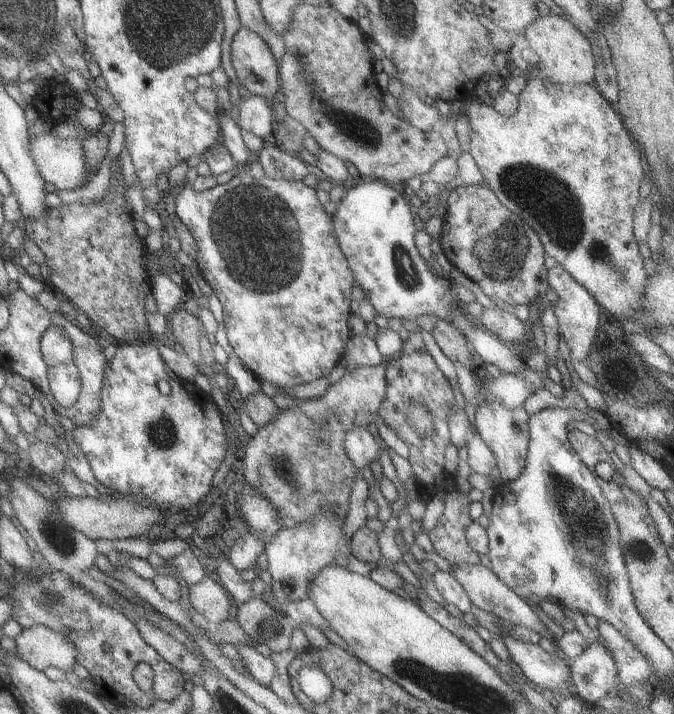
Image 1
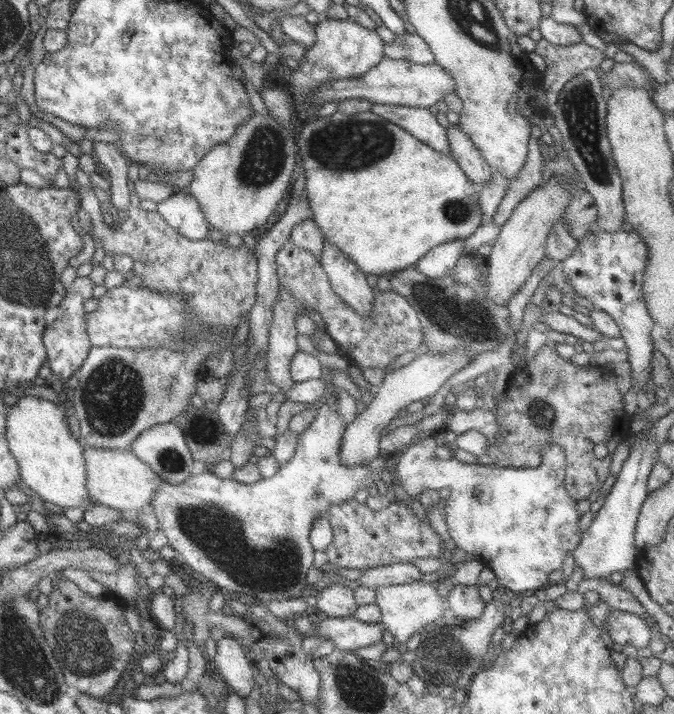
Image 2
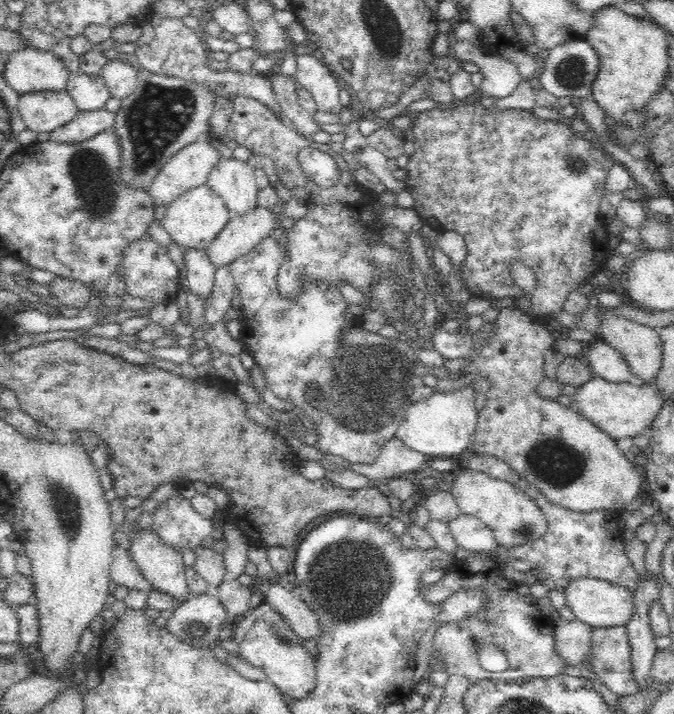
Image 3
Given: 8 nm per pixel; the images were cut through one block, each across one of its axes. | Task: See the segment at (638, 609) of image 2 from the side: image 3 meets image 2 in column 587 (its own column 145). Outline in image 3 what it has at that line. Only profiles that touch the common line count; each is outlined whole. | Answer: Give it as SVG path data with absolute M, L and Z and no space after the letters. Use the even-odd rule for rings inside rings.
M115 547L110 566L110 578L113 587L123 586L128 590L150 592L151 584L140 574L138 567L132 562L127 549Z

